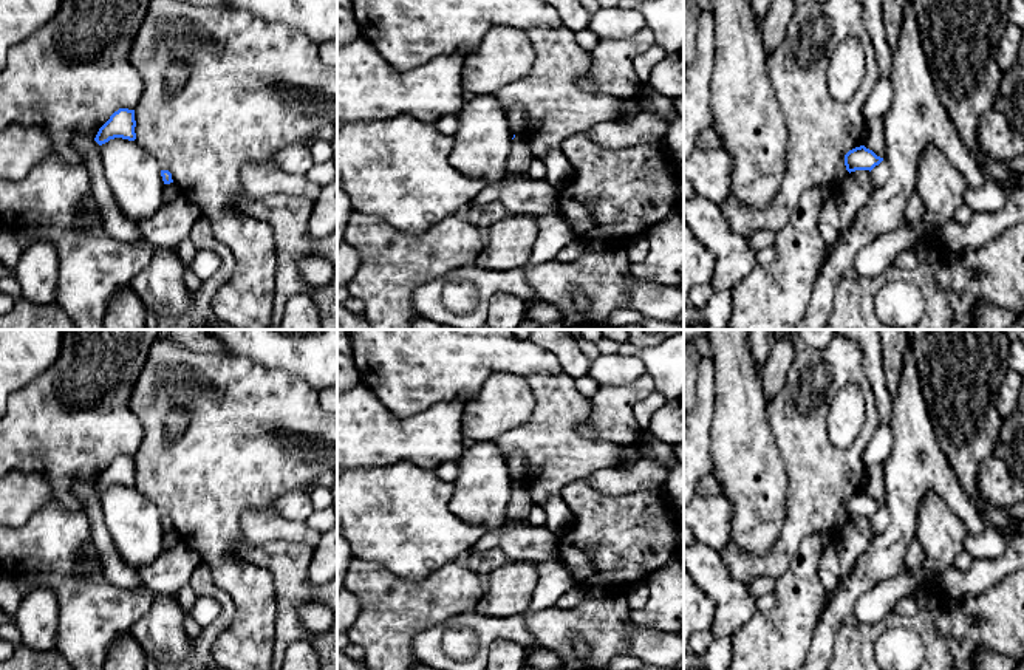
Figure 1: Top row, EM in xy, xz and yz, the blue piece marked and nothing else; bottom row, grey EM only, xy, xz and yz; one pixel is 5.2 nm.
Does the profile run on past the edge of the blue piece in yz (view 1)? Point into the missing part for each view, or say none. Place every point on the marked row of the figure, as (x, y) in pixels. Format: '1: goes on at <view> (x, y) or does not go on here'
1: does not go on here

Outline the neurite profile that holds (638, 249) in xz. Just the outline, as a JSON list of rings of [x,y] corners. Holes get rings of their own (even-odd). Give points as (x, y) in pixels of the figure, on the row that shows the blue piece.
[[[647,235],[636,237],[625,244],[631,265],[642,263],[650,252],[650,241]]]

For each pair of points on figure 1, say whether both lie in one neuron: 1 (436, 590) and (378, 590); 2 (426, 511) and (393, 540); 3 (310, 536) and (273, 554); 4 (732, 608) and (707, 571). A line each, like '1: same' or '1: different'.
1: same
2: same
3: different
4: same

